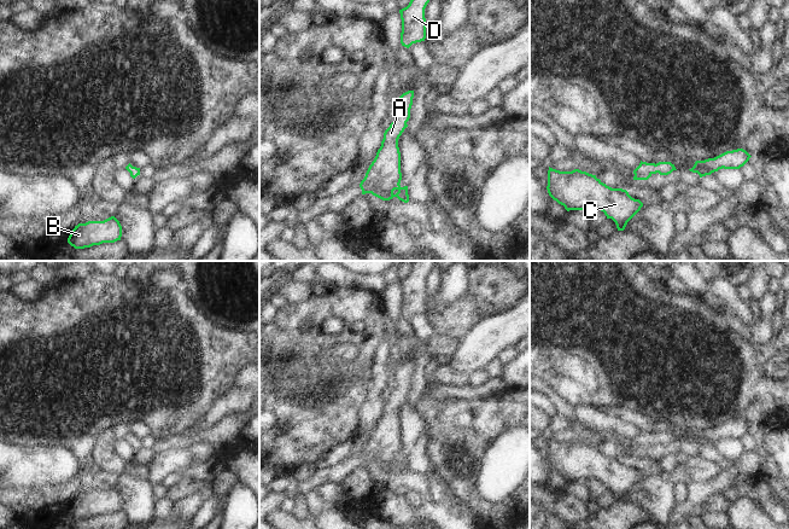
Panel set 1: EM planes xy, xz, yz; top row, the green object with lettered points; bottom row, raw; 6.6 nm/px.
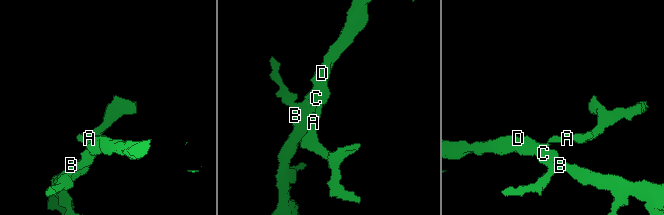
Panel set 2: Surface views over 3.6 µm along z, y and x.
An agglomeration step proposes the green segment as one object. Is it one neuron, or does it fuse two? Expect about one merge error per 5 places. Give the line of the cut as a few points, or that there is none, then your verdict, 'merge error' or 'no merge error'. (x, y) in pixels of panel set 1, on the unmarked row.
no cut; no merge error

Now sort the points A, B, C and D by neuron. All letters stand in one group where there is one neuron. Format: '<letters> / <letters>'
A B C D

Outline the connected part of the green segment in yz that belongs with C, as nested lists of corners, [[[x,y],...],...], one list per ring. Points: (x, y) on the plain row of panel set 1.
[[[549,437],[547,460],[567,482],[603,482],[607,489],[615,493],[618,501],[624,501],[627,493],[643,477],[643,473],[632,469],[626,460],[612,459],[596,446],[579,440],[560,442]]]

